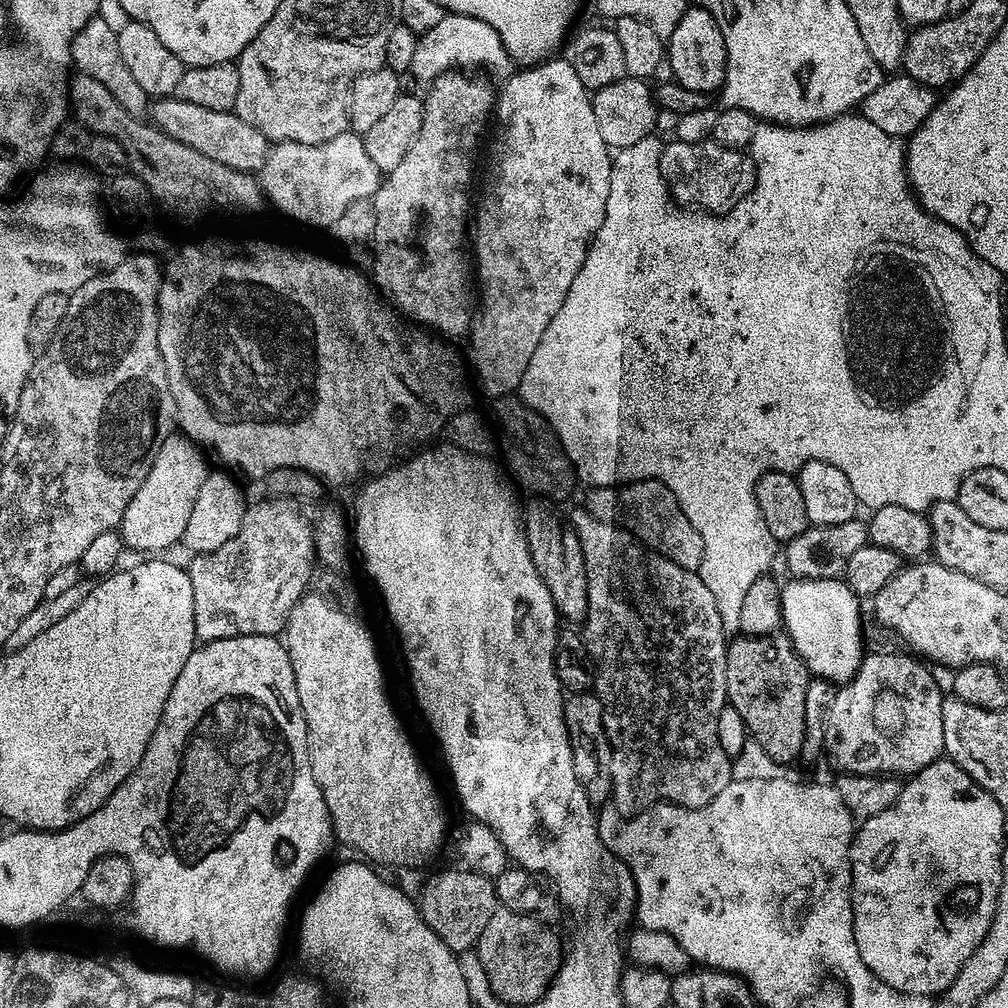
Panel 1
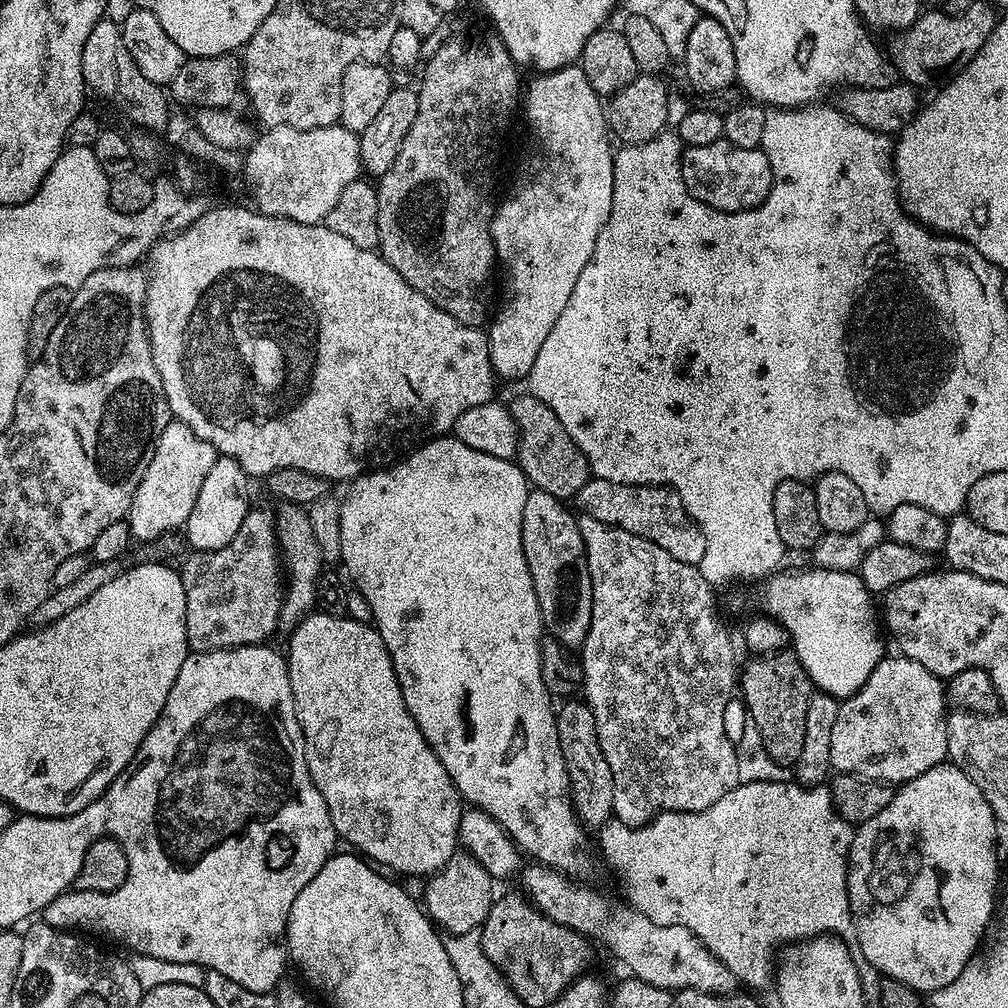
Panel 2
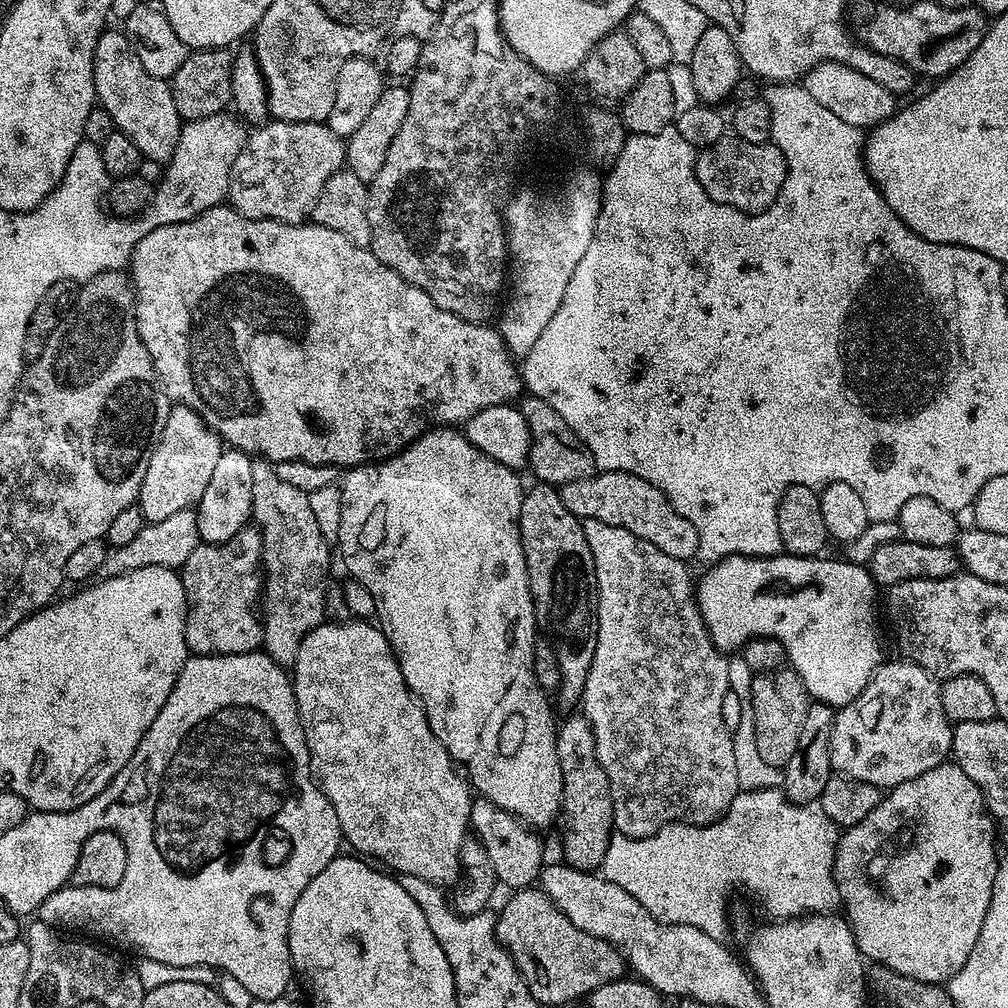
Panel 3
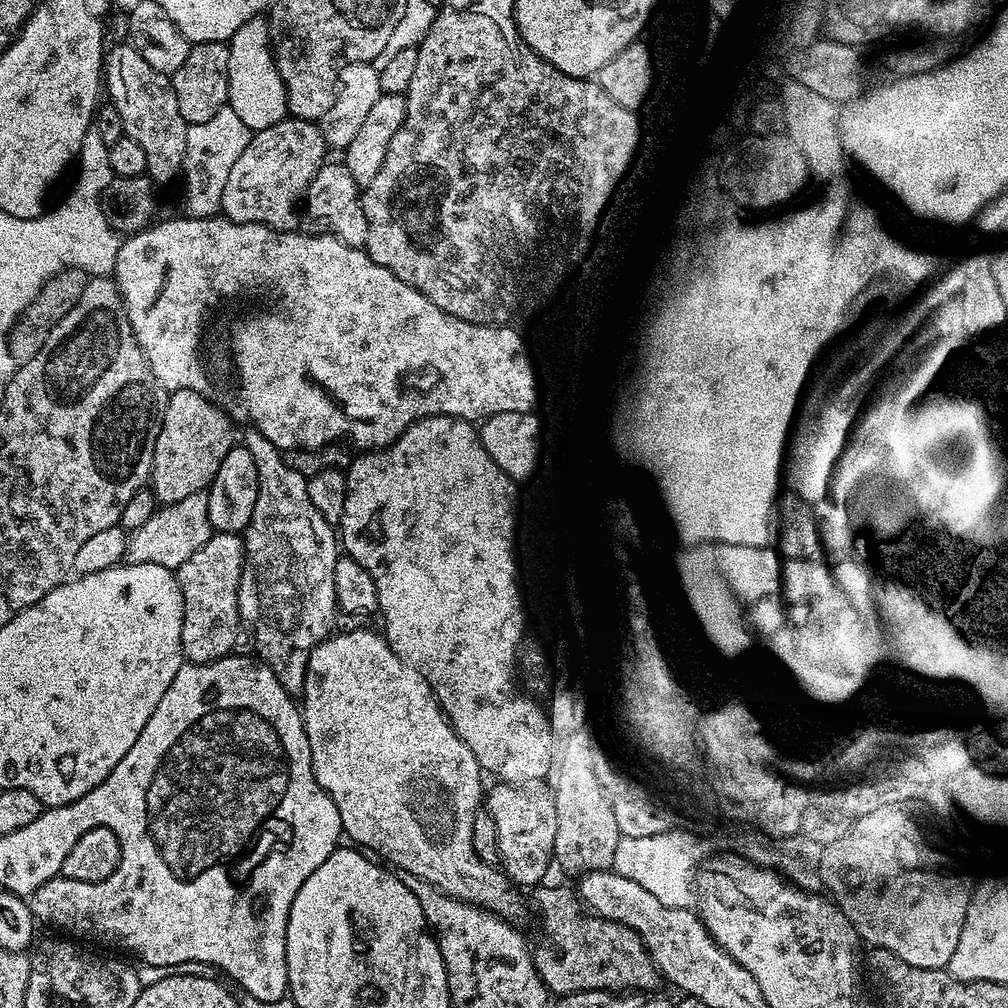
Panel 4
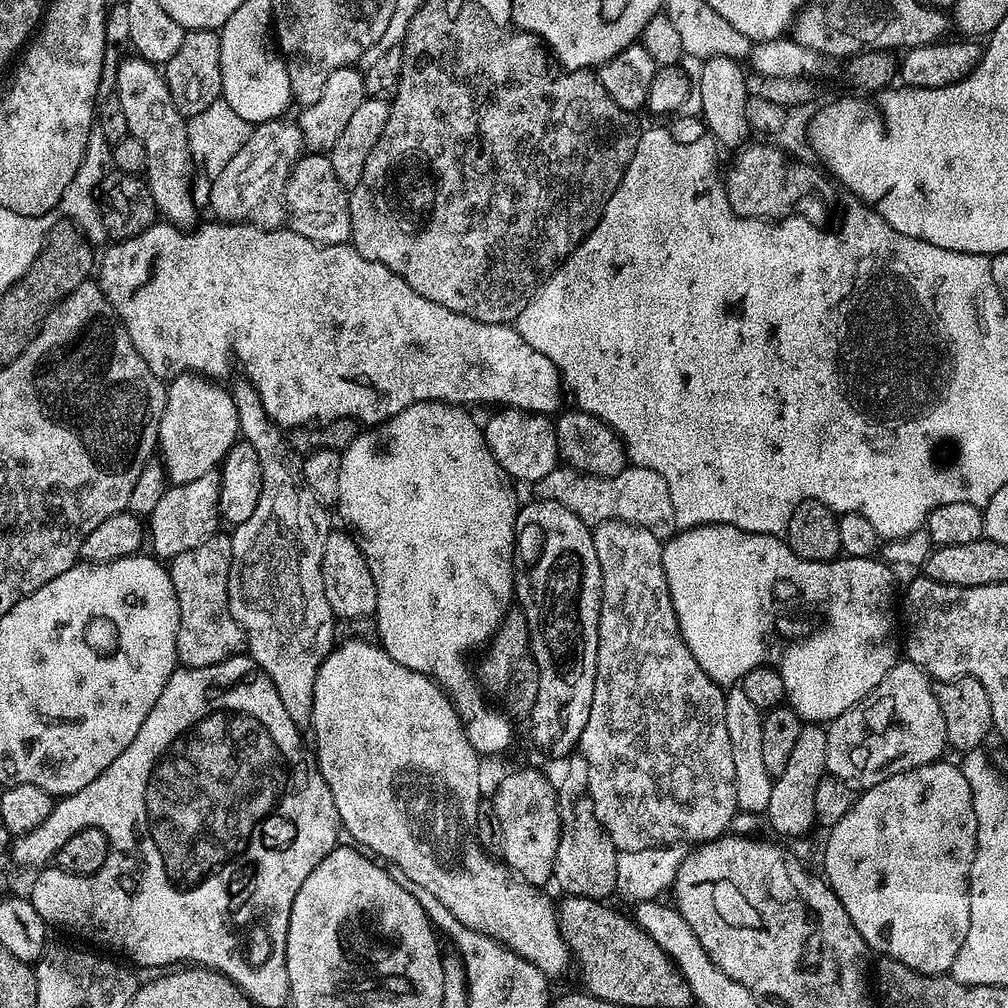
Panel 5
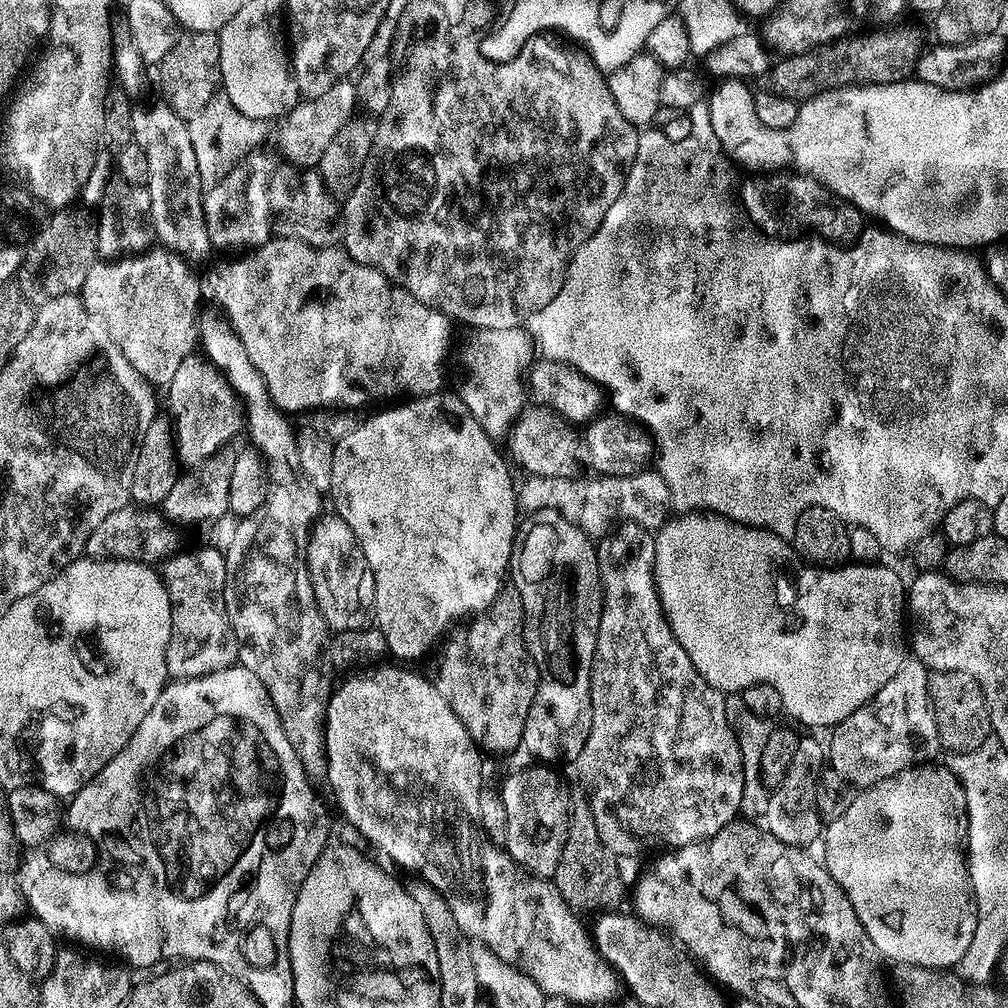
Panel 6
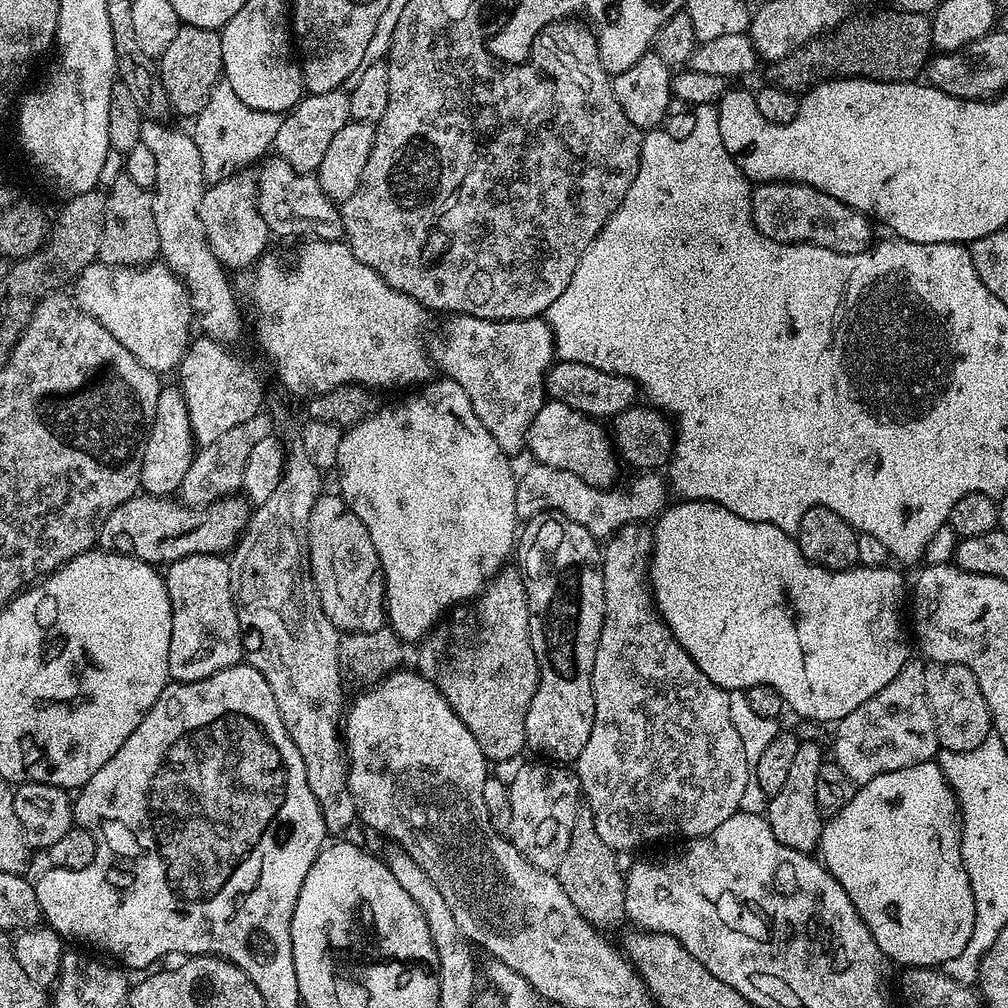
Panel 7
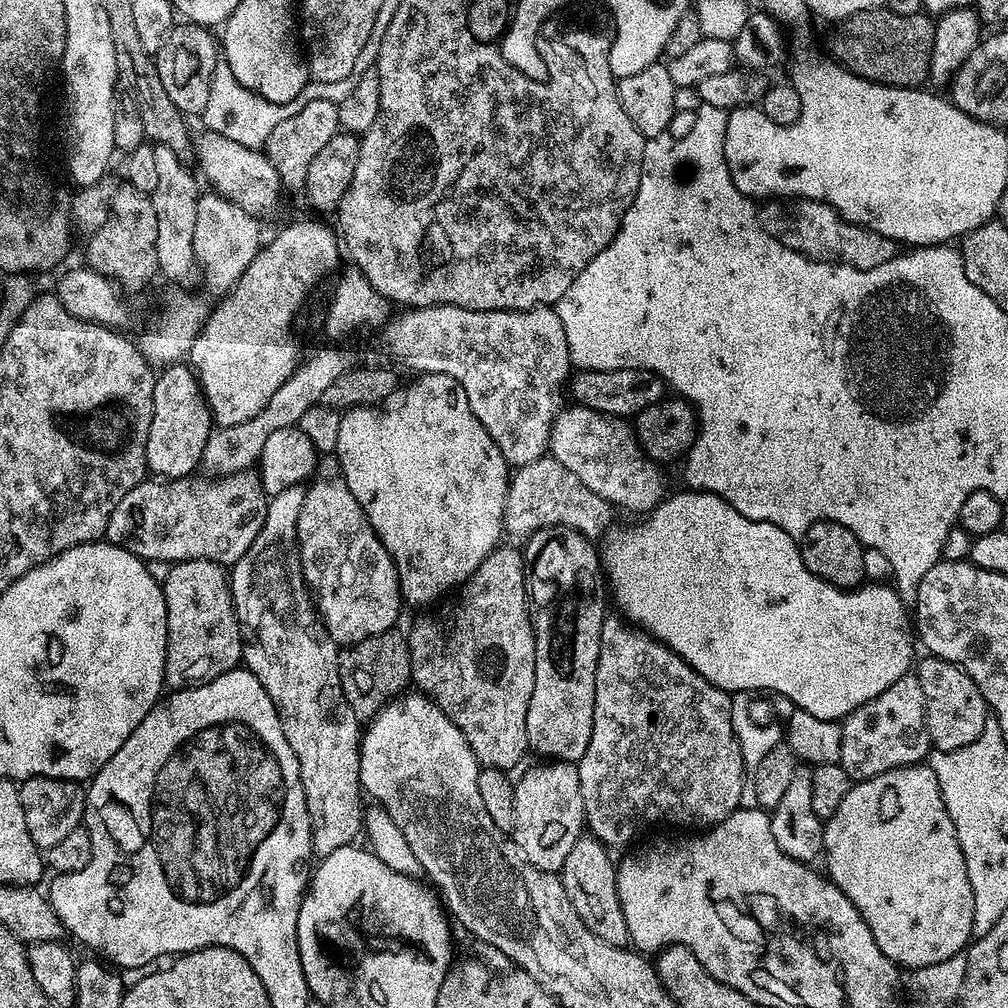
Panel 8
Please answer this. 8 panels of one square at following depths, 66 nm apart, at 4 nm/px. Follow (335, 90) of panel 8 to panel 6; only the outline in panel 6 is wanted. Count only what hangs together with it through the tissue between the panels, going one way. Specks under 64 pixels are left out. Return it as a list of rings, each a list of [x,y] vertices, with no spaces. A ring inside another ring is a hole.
[[[217,94],[188,124],[190,130],[190,142],[194,142],[194,158],[198,158],[198,174],[200,183],[205,189],[215,186],[230,174],[237,166],[243,165],[244,160],[264,139],[268,136],[269,125],[263,120],[255,120],[230,102],[227,94]]]

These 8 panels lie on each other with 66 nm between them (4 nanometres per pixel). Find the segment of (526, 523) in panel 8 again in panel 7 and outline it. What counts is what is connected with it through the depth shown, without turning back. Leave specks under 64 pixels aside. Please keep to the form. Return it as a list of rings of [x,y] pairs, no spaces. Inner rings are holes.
[[[537,463],[531,467],[524,473],[521,471],[516,482],[516,514],[524,522],[535,516],[559,514],[586,526],[586,530],[590,530],[594,537],[607,538],[623,524],[655,521],[669,503],[670,488],[660,474],[637,475],[640,477],[624,493],[596,488],[578,478],[578,474],[570,474],[570,470],[558,470],[554,466]]]

